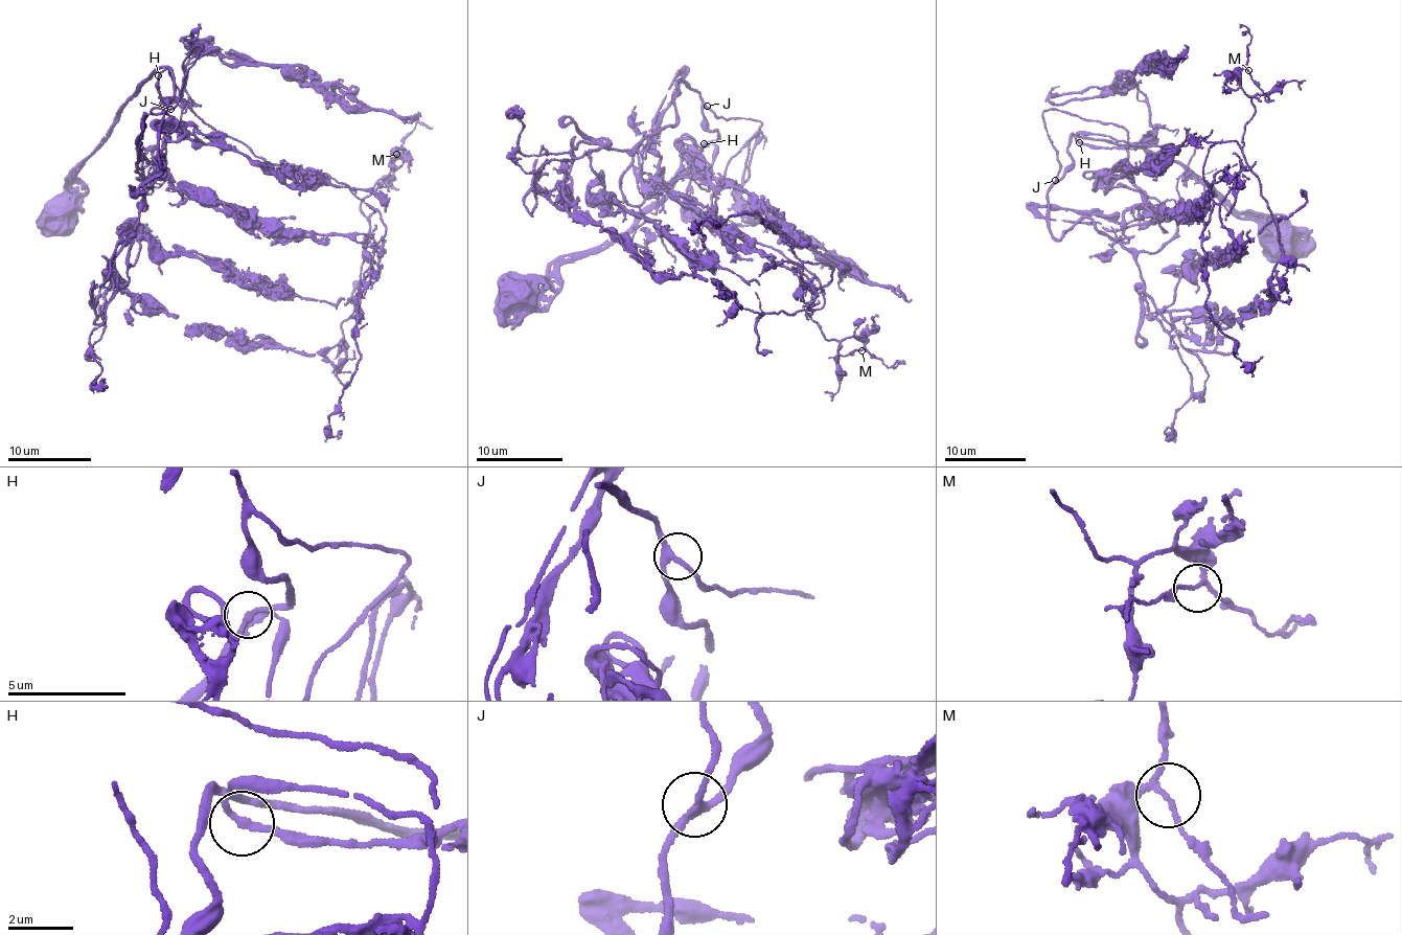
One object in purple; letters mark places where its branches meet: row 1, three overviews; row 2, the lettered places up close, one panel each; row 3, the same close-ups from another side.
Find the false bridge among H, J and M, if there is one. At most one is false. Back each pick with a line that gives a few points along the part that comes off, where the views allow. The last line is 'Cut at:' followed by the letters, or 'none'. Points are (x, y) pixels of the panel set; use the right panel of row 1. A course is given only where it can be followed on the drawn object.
Cut at: none

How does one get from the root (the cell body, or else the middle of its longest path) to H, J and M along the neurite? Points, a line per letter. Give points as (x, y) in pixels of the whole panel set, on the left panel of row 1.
H: (60, 215), (76, 184), (81, 168), (98, 149), (132, 92), (161, 67), (158, 76)
J: (60, 215), (81, 168), (117, 114), (163, 67), (173, 80), (166, 108), (170, 109)
M: (60, 215), (163, 67), (204, 122), (334, 178), (368, 219), (361, 200), (397, 154)

